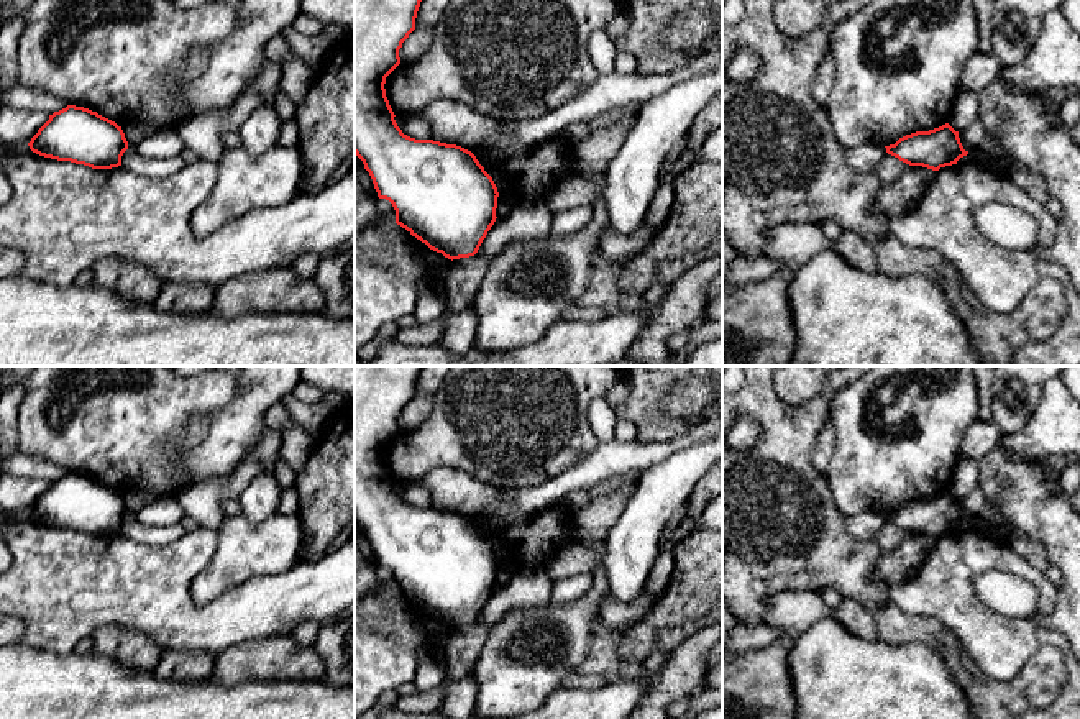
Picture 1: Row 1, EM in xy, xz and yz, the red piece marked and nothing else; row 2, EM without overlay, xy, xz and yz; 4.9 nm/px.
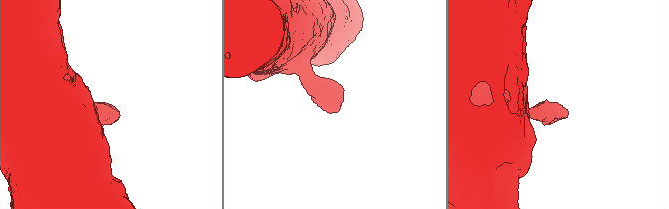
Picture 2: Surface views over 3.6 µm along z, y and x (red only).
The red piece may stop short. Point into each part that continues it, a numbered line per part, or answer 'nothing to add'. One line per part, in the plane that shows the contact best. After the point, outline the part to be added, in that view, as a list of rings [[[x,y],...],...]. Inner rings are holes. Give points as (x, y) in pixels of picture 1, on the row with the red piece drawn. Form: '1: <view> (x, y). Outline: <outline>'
nothing to add

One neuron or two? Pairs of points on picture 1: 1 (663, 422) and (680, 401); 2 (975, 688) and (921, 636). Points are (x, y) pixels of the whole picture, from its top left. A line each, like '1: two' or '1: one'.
1: two
2: one

